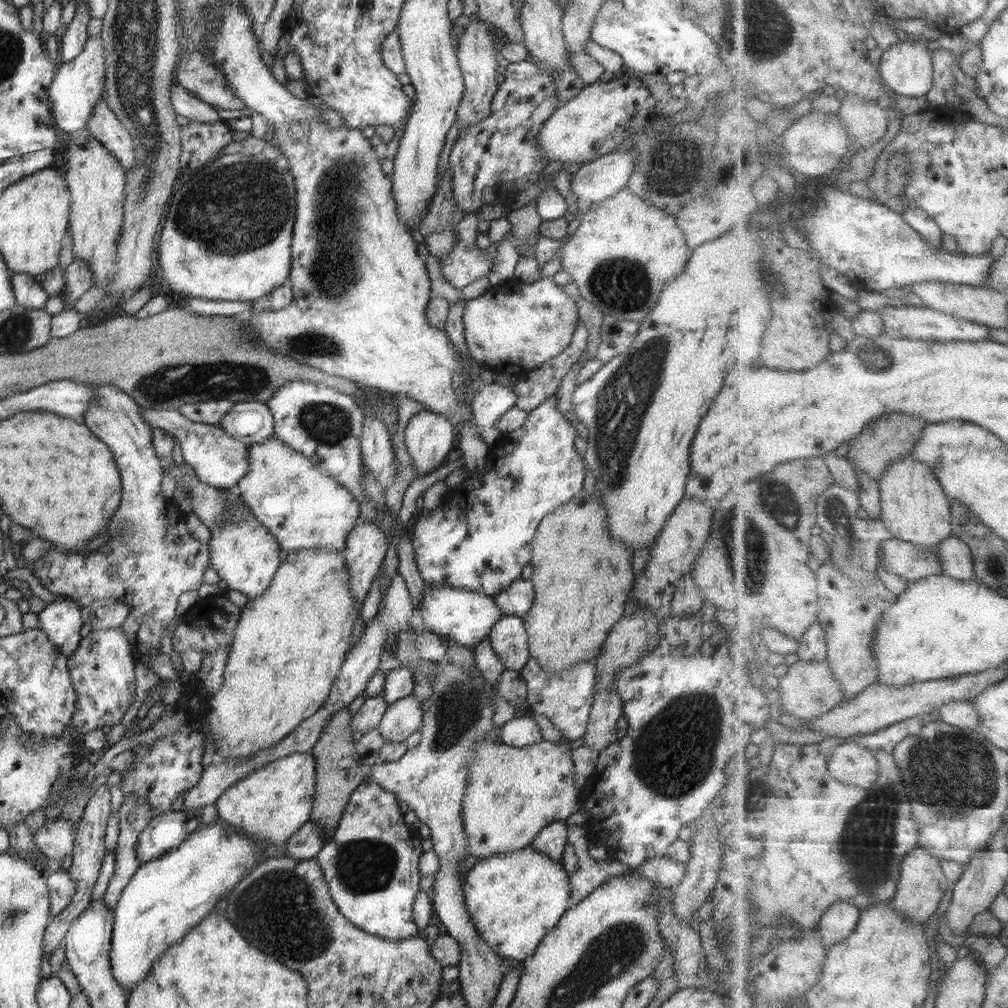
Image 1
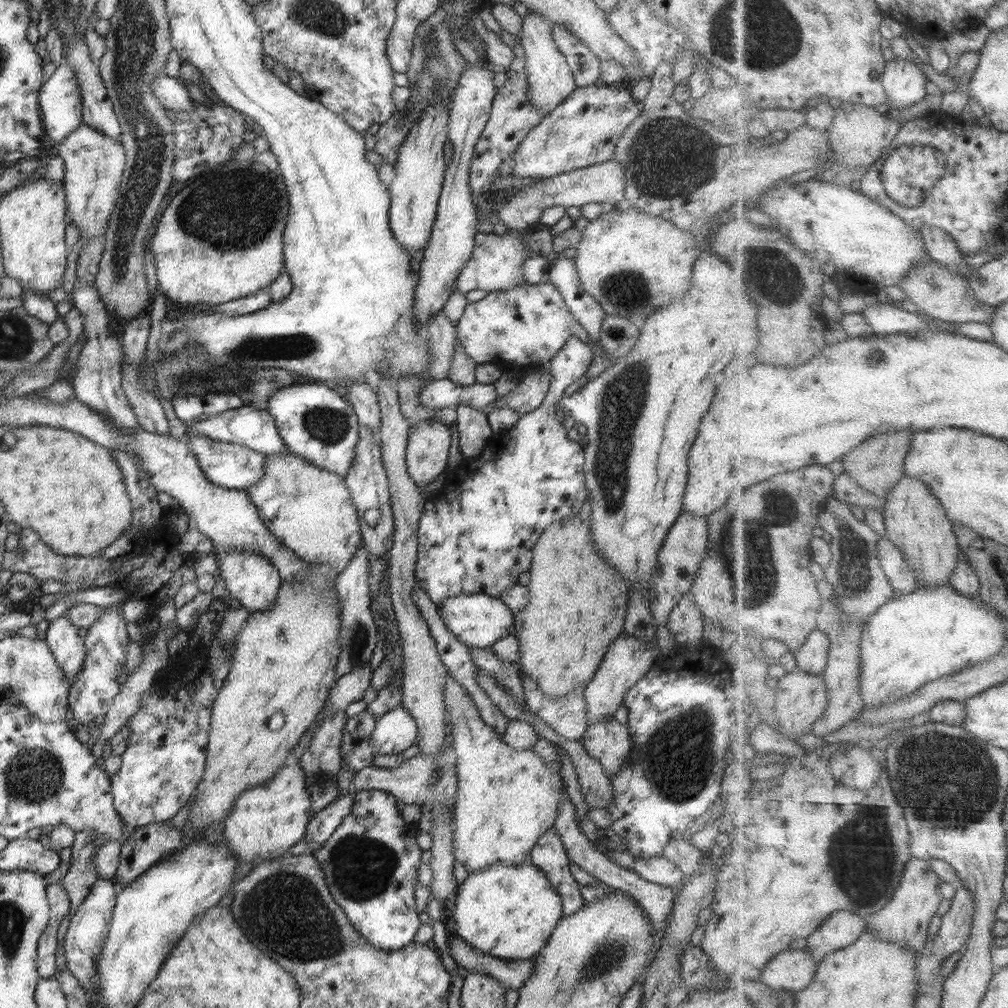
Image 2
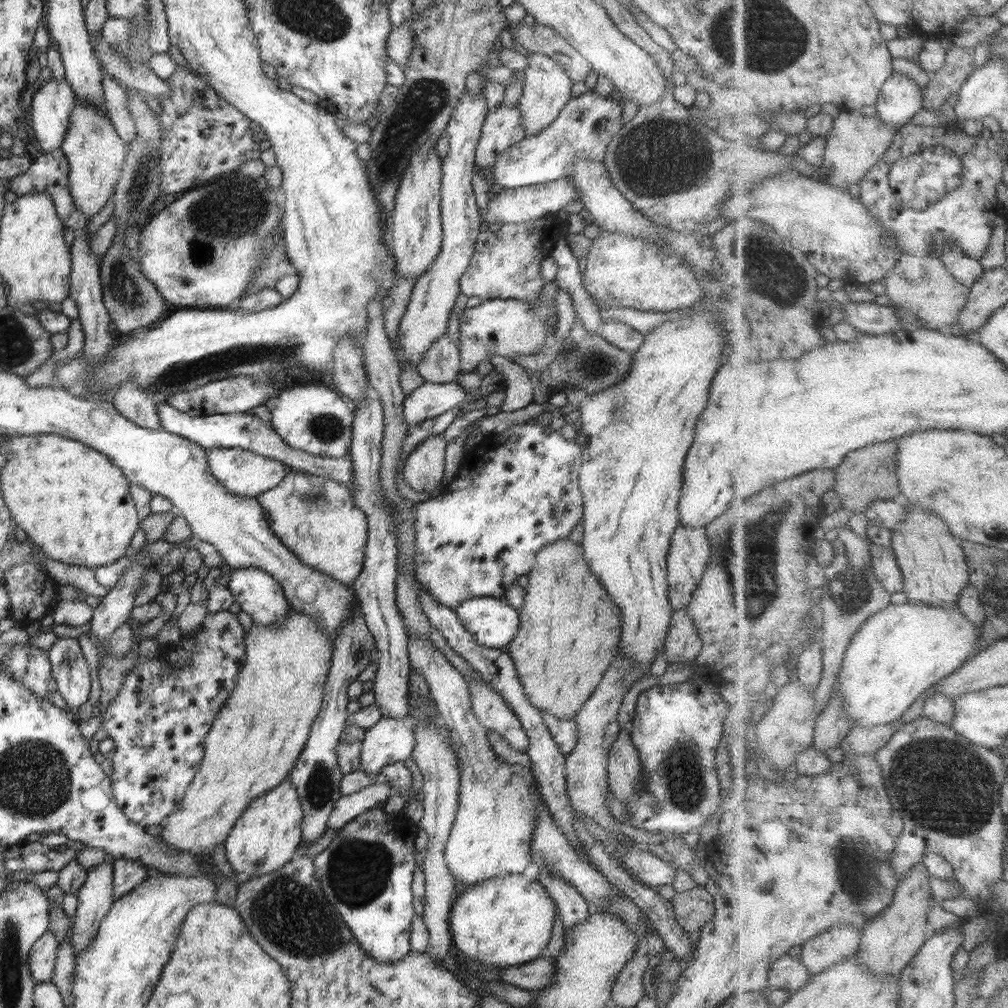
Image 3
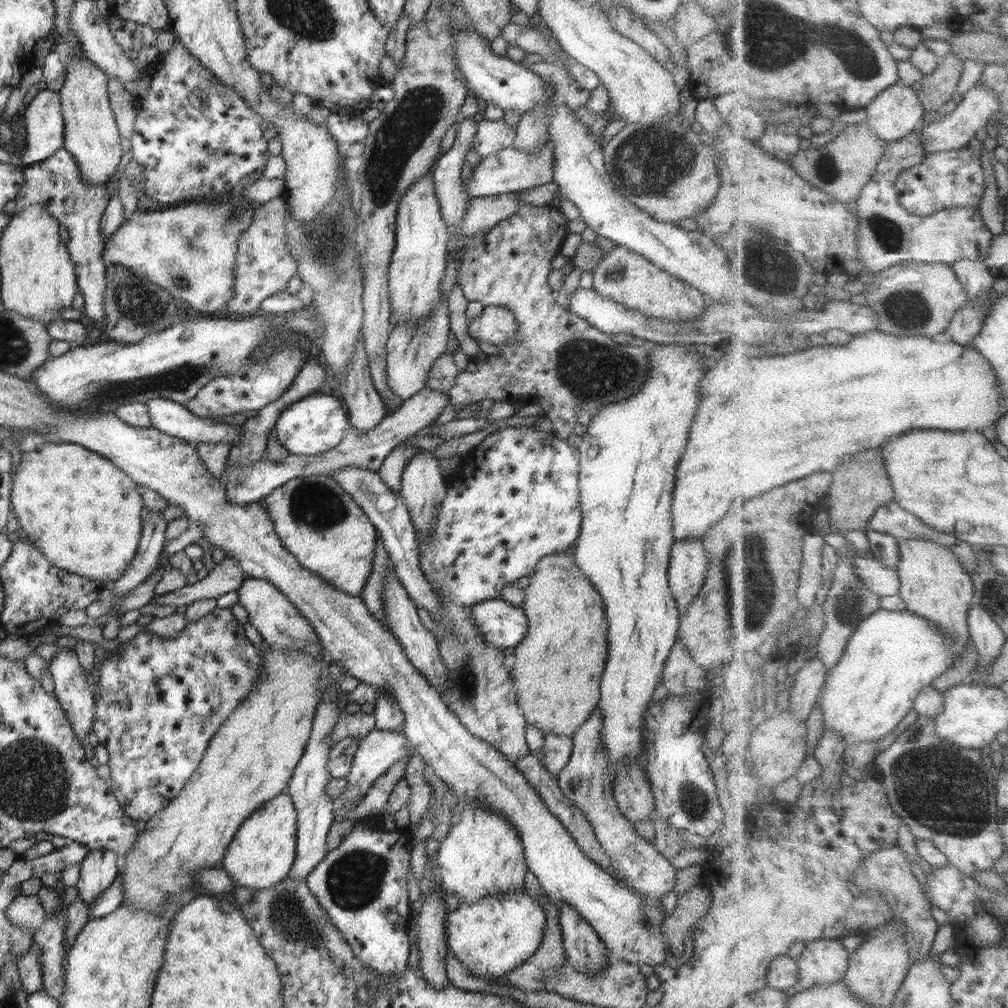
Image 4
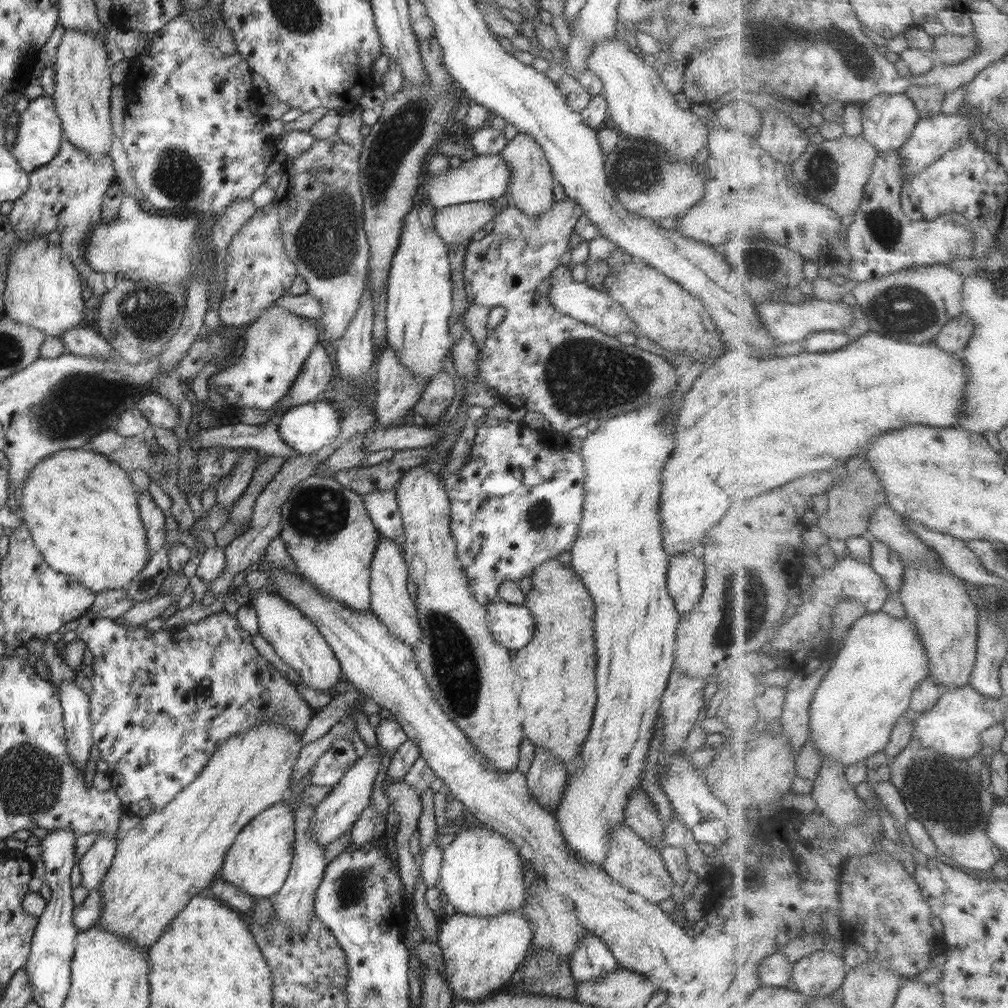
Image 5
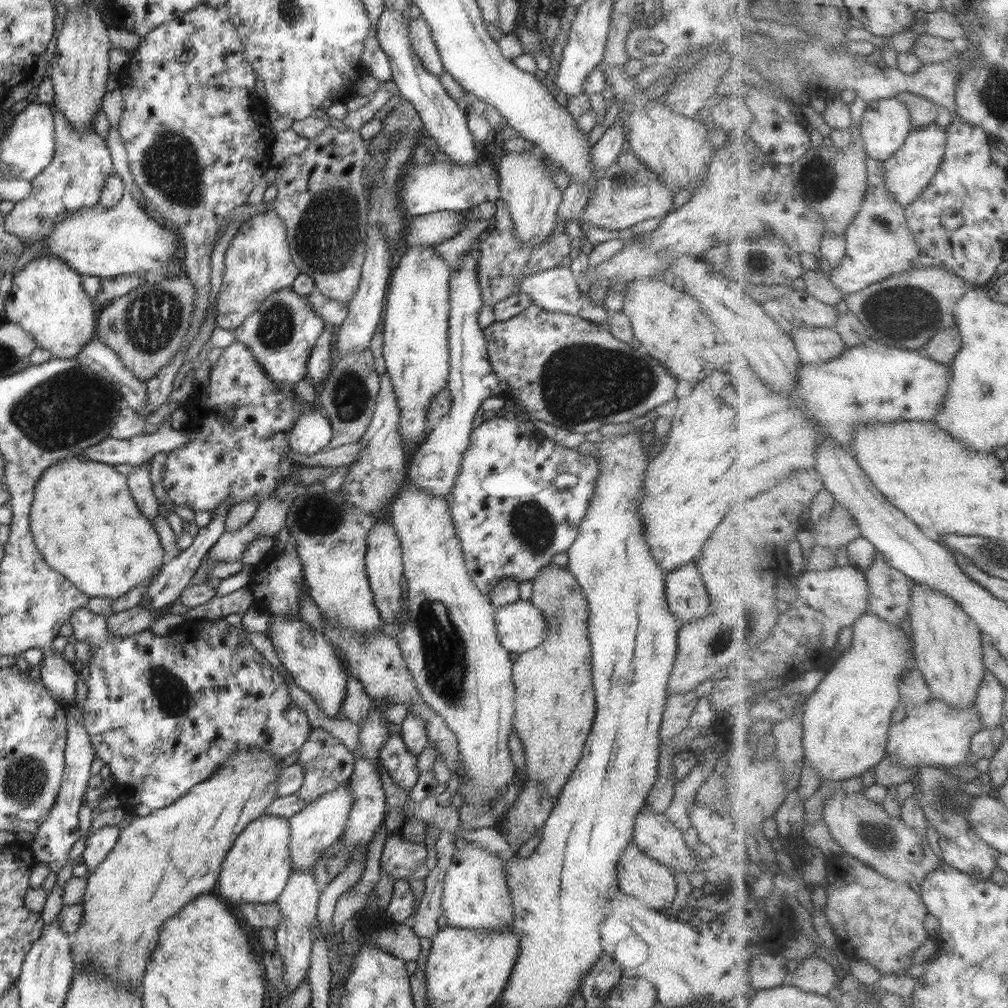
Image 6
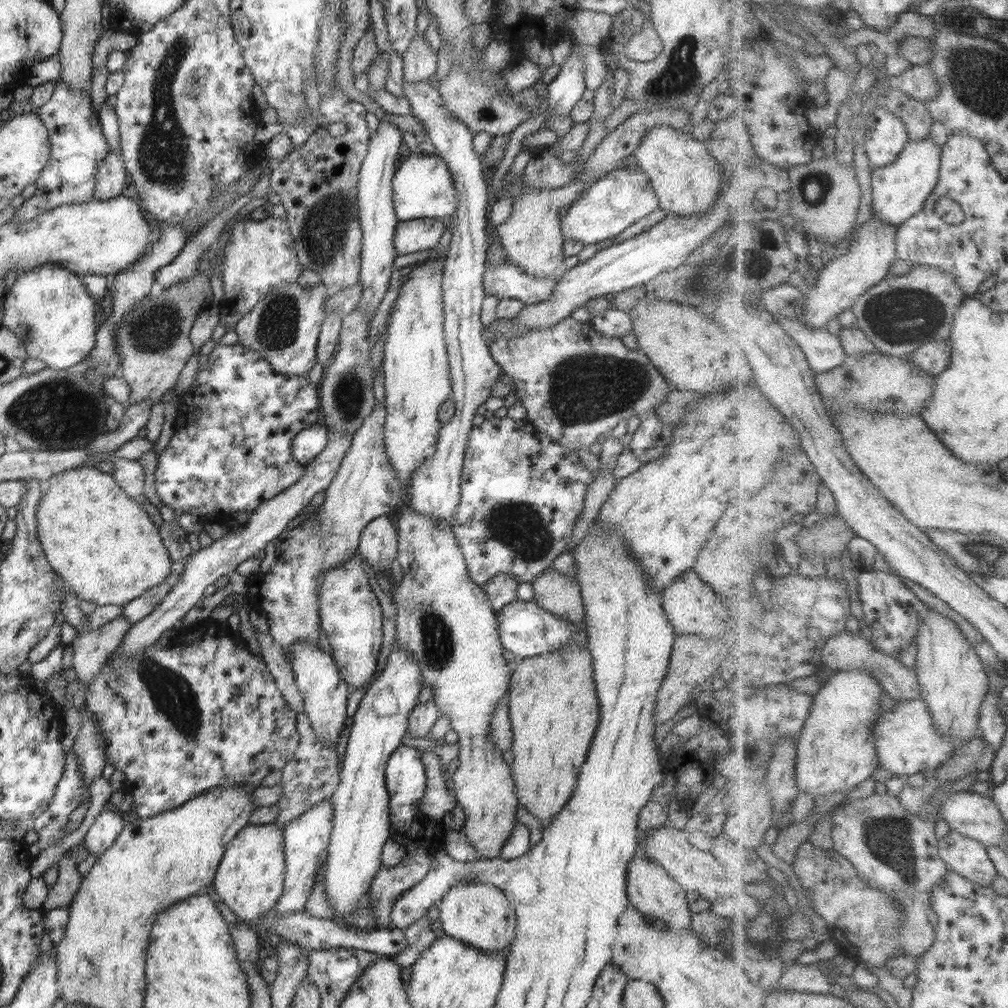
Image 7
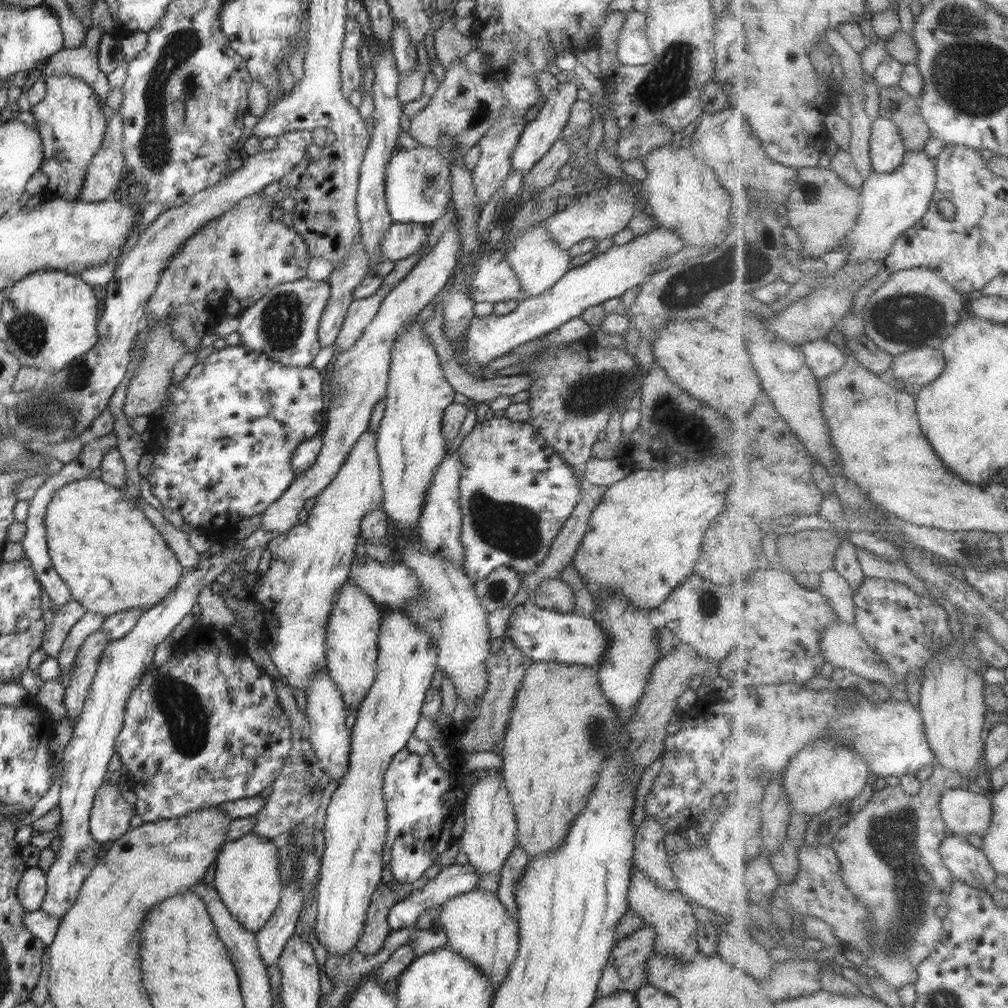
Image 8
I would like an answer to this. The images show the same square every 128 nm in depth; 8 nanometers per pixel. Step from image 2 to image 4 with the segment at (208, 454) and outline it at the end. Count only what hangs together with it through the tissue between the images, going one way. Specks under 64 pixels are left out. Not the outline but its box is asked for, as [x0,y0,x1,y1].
[222,386,450,506]

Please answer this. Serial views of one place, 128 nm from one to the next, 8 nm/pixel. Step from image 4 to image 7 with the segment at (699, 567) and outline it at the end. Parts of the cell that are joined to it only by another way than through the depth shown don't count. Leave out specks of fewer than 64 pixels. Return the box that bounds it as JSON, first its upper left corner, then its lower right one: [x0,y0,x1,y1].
[661,570,730,638]

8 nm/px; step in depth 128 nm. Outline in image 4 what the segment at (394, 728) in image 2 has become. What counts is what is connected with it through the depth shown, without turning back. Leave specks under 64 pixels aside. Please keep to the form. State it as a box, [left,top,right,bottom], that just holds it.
[333,730,412,822]

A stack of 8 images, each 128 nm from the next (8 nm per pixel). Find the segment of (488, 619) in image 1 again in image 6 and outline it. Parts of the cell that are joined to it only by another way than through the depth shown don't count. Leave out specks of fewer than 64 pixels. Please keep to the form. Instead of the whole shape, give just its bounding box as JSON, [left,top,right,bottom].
[495,601,550,654]

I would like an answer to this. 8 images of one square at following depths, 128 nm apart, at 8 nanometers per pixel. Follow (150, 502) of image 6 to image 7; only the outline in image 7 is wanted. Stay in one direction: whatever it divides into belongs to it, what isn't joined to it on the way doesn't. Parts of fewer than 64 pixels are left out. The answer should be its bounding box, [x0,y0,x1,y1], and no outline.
[112,457,148,505]

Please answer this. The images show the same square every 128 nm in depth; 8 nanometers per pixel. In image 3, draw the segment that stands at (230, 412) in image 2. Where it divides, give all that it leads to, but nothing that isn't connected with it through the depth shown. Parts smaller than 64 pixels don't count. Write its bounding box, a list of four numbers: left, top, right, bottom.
[156,400,354,491]

